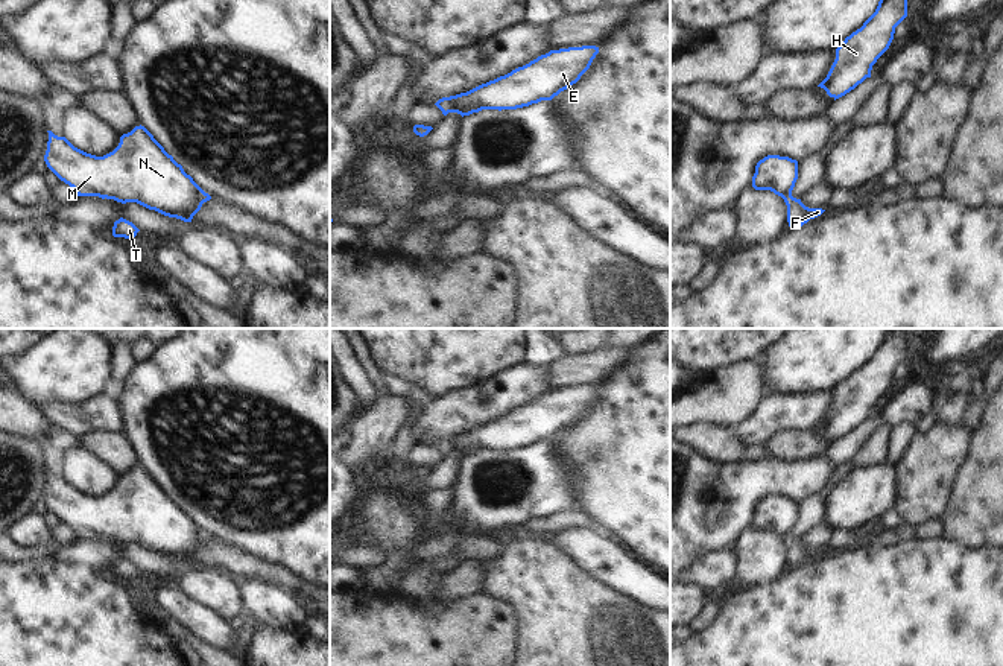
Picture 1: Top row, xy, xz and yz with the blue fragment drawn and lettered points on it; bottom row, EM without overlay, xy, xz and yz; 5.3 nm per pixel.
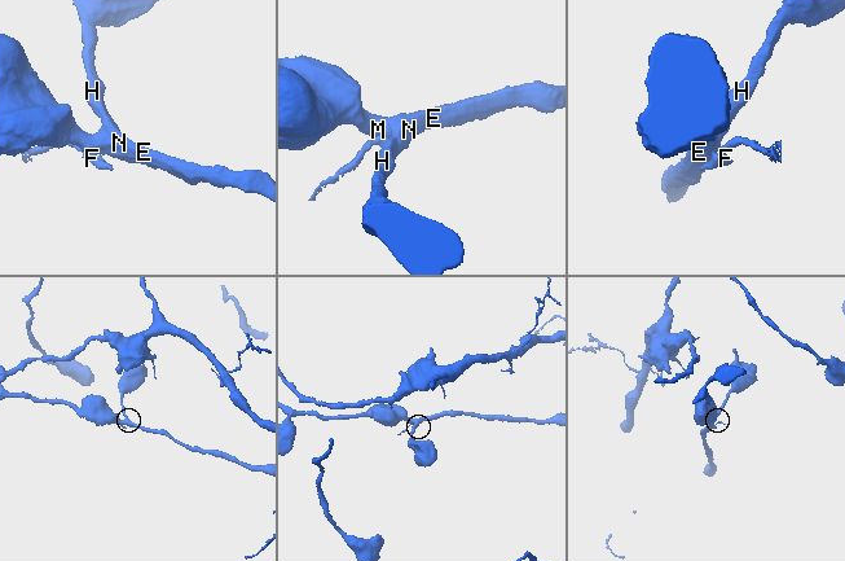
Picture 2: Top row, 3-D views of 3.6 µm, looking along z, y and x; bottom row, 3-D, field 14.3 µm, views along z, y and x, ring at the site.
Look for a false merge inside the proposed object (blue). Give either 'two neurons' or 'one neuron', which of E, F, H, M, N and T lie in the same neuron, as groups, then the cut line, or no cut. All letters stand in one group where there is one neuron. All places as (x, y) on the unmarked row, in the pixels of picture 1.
two neurons; groups E H M N / F T; cut yz (791, 532), (781, 537)

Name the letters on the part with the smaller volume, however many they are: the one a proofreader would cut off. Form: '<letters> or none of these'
F, T

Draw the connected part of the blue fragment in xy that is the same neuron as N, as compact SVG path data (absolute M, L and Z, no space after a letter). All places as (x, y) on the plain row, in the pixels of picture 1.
M141 465L123 474L119 487L103 497L87 494L74 488L65 477L47 473L44 502L61 522L74 529L78 537L103 537L122 544L137 543L184 563L191 563L202 544L211 540Z

